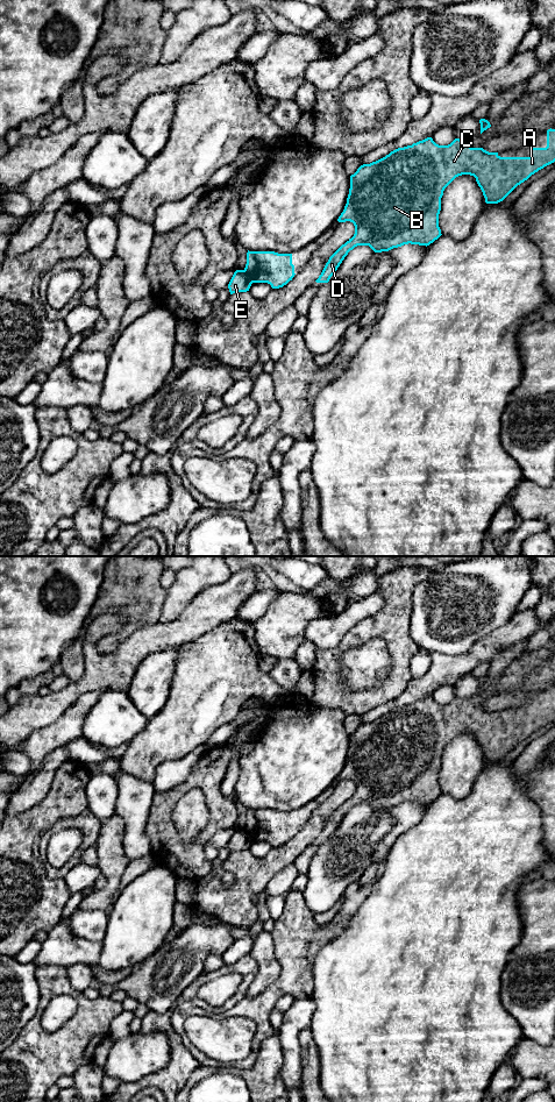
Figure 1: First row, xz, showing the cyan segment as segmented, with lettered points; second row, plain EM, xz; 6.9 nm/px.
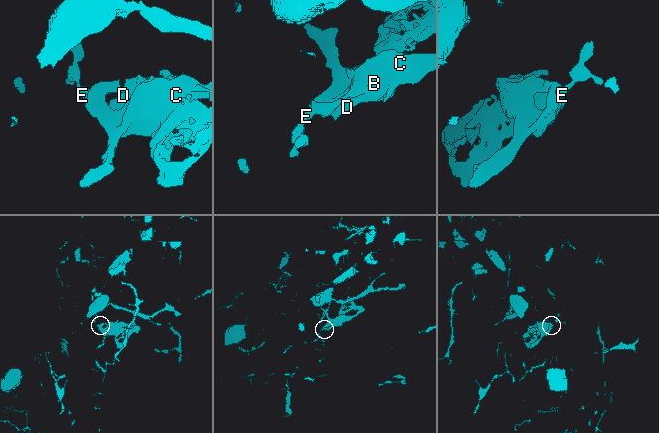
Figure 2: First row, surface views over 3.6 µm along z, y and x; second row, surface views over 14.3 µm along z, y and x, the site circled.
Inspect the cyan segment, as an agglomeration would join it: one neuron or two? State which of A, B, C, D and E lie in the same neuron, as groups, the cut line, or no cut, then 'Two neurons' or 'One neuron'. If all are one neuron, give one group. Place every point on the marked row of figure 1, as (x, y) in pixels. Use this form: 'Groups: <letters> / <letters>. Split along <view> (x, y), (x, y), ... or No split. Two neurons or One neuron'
Groups: A B C D / E. Split along xz (243, 270), (253, 282). Two neurons

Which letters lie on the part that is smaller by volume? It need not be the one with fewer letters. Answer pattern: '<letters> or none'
A, B, C, D

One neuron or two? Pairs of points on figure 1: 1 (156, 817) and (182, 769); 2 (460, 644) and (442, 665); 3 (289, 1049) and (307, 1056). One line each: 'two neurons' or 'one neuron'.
1: two neurons
2: two neurons
3: two neurons

